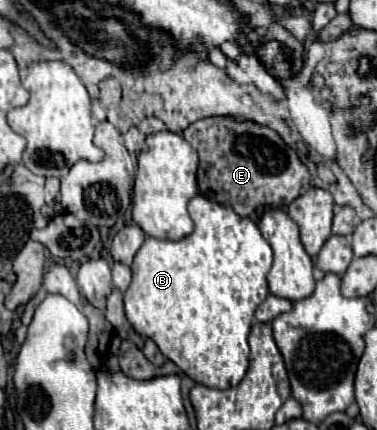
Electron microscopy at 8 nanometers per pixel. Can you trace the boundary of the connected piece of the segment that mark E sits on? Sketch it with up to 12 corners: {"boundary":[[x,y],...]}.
{"boundary":[[203,118],[183,130],[199,192],[251,216],[311,174],[281,136]]}

